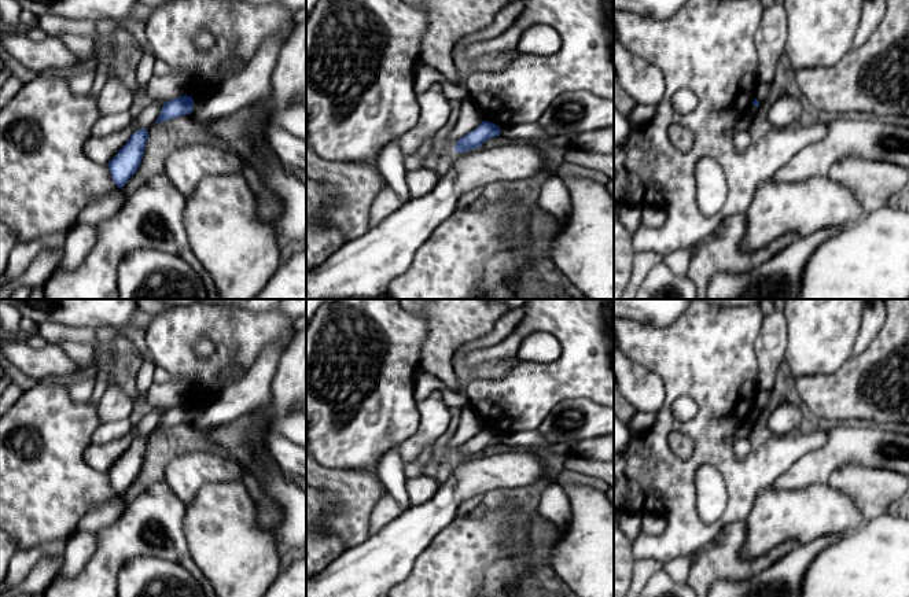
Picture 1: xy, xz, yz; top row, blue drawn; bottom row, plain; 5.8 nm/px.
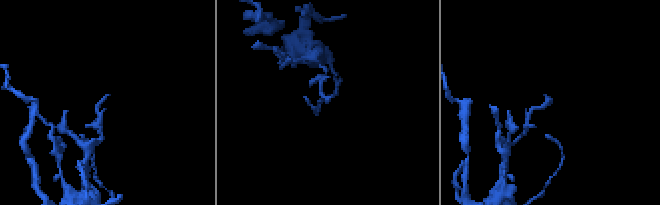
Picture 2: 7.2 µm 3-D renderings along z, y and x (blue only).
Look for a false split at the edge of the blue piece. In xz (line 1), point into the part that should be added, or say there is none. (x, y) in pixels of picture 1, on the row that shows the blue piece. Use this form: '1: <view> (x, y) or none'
1: none

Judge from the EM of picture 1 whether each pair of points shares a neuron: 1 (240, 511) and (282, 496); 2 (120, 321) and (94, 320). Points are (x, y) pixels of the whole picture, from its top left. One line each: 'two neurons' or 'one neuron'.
1: two neurons
2: one neuron

